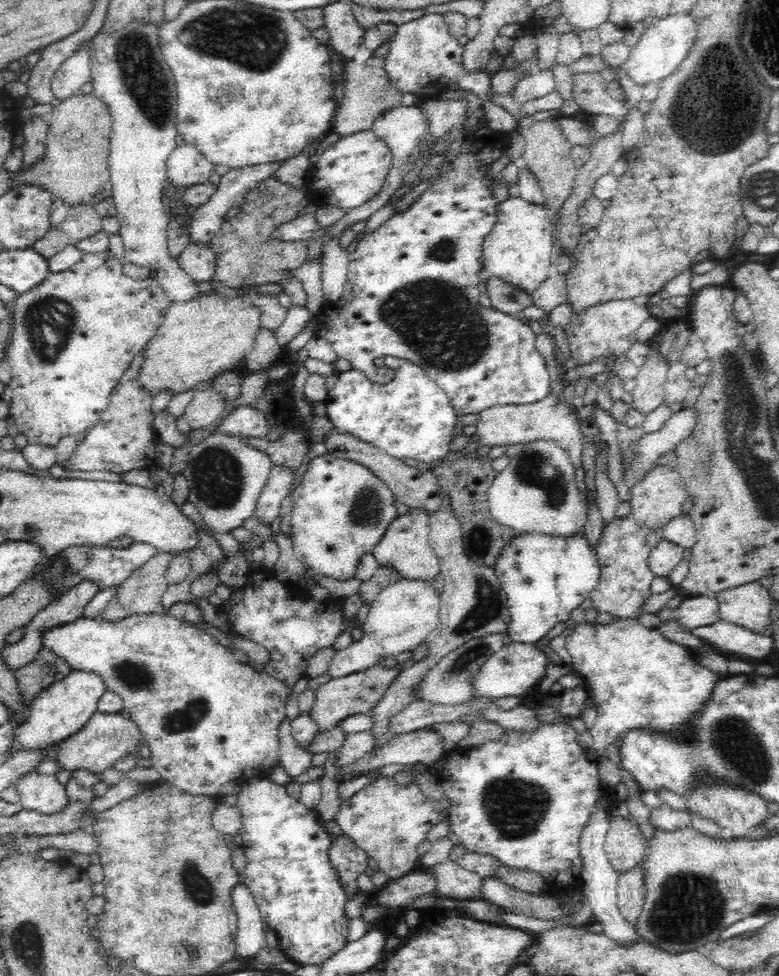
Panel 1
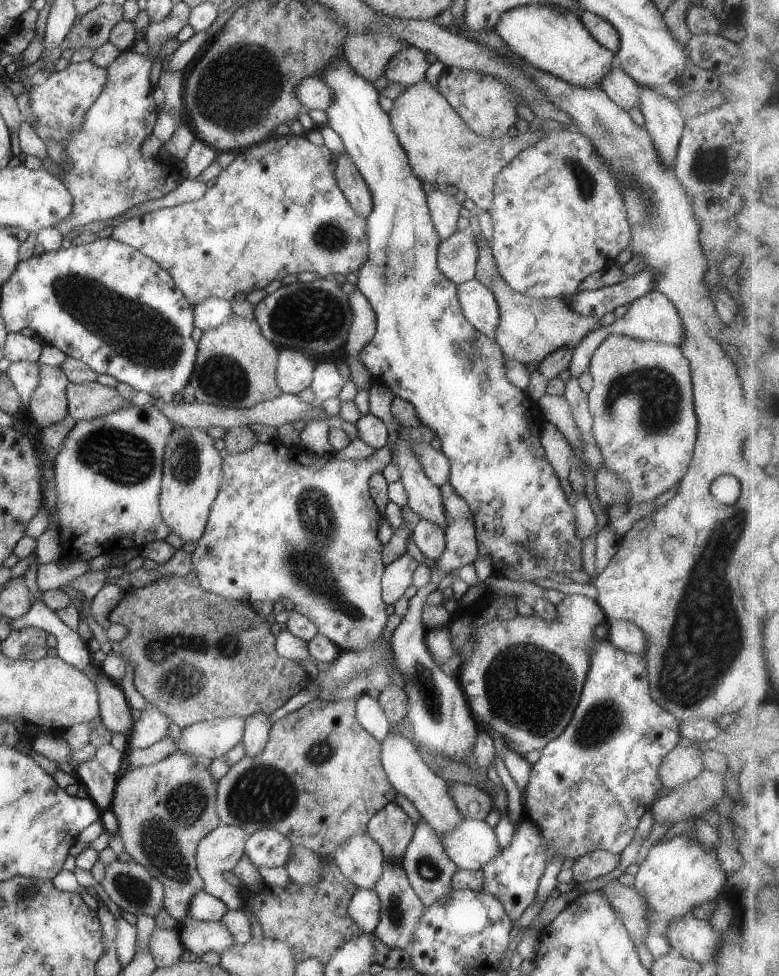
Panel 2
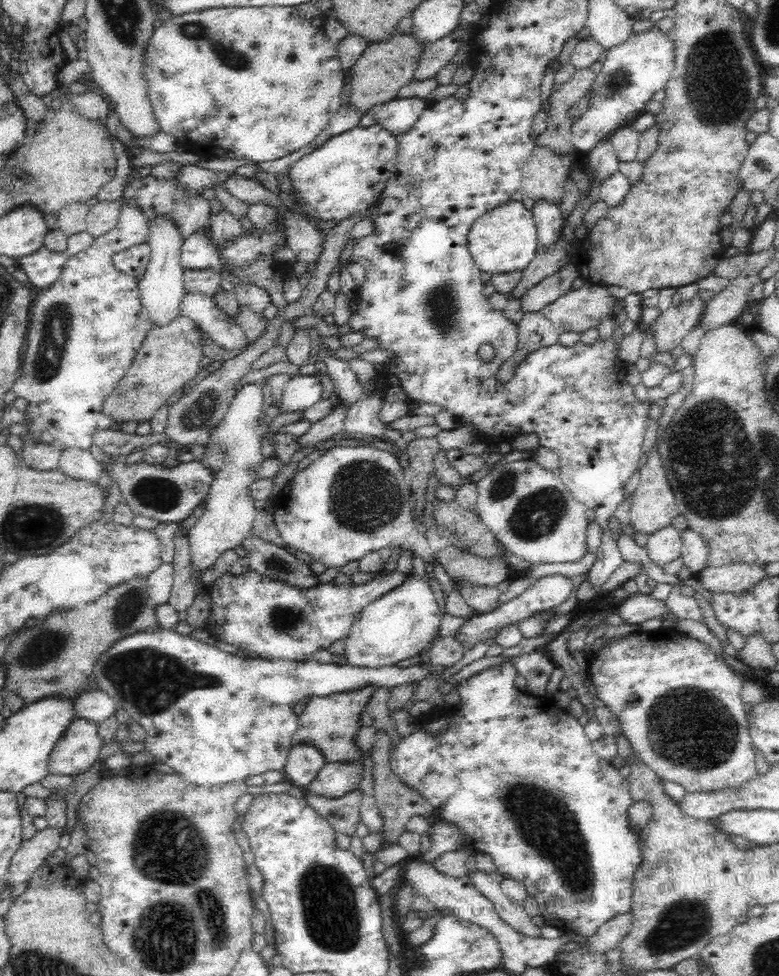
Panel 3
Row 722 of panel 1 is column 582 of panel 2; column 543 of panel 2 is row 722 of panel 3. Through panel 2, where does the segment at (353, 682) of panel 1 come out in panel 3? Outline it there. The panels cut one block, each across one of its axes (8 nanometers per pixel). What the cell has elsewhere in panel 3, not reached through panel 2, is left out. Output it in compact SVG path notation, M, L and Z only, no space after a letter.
M367 687L330 697L312 697L299 716L298 730L292 738L292 748L296 745L316 747L324 755L327 763L358 761L362 756L362 750L355 748L356 739L365 733L360 726L361 714L375 692L376 687Z

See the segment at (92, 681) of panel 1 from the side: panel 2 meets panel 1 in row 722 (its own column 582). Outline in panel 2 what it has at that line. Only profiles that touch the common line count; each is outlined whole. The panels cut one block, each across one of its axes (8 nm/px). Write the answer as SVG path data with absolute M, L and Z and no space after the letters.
M528 4L499 16L495 31L502 42L521 59L542 72L548 72L572 86L601 88L604 76L615 67L615 53L600 45L584 28L581 16L554 5Z

